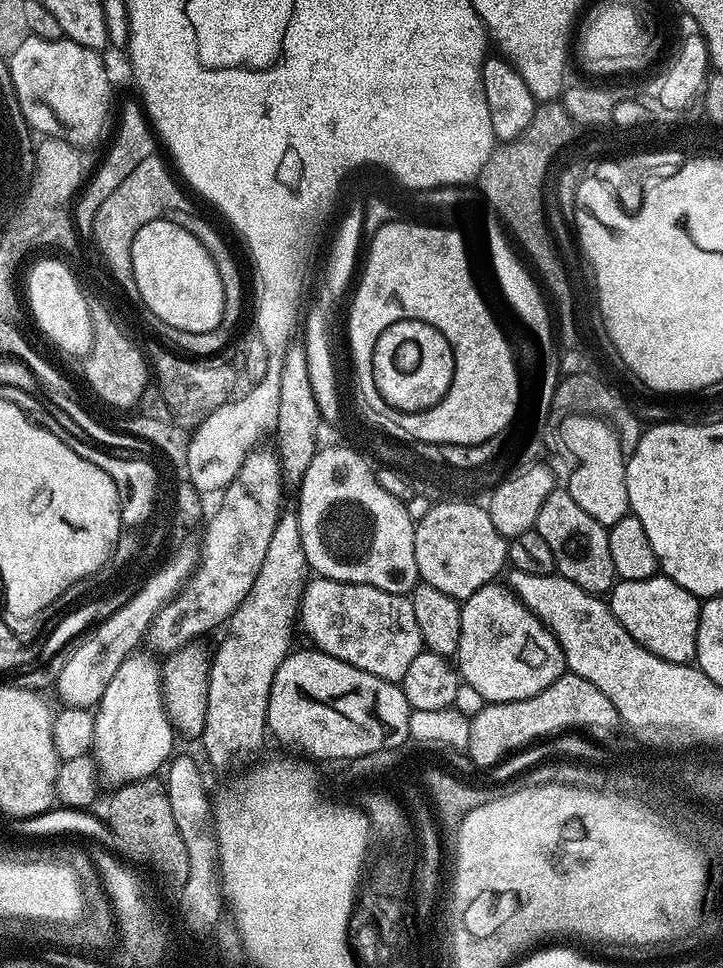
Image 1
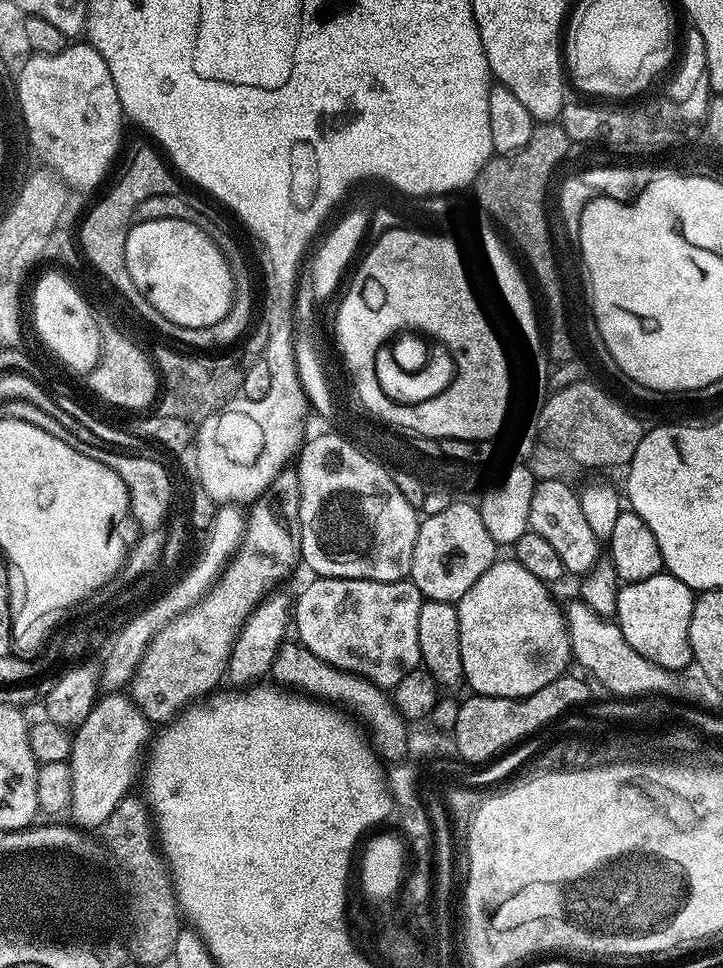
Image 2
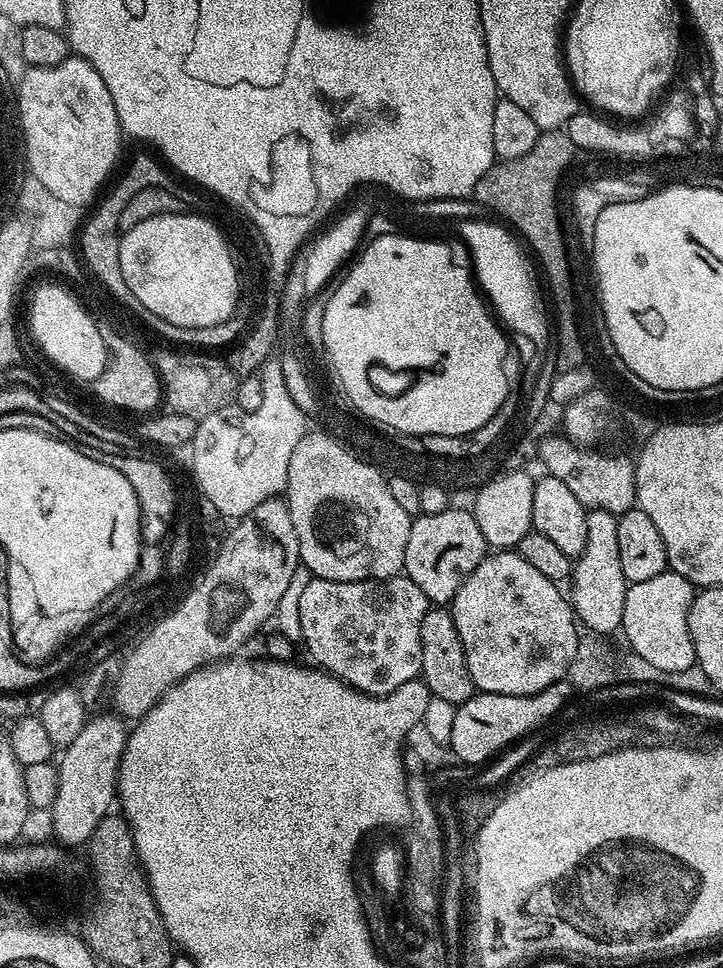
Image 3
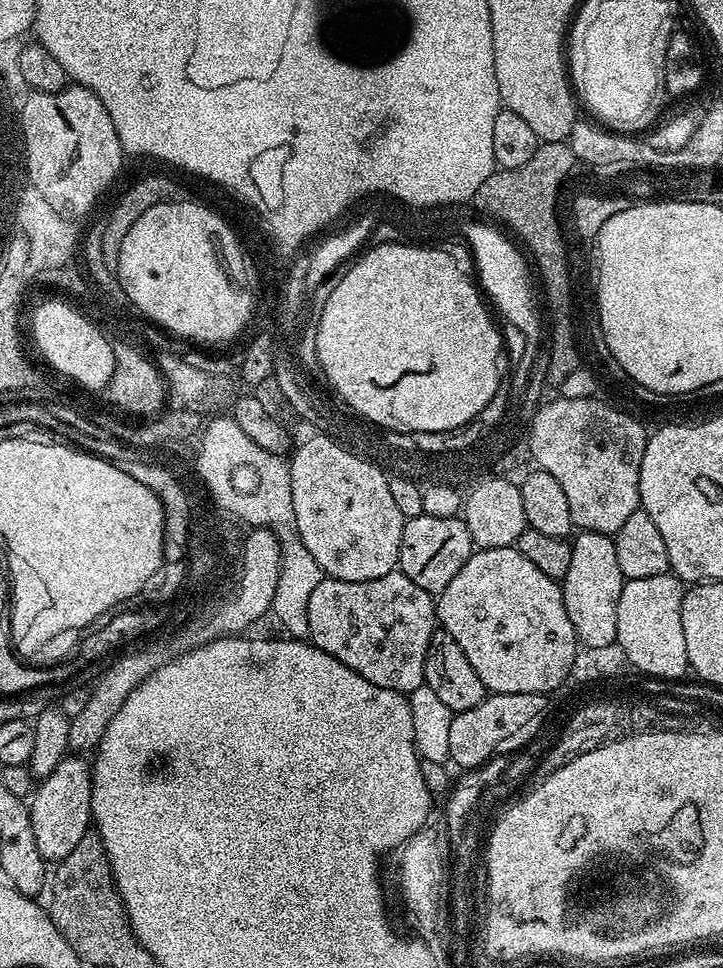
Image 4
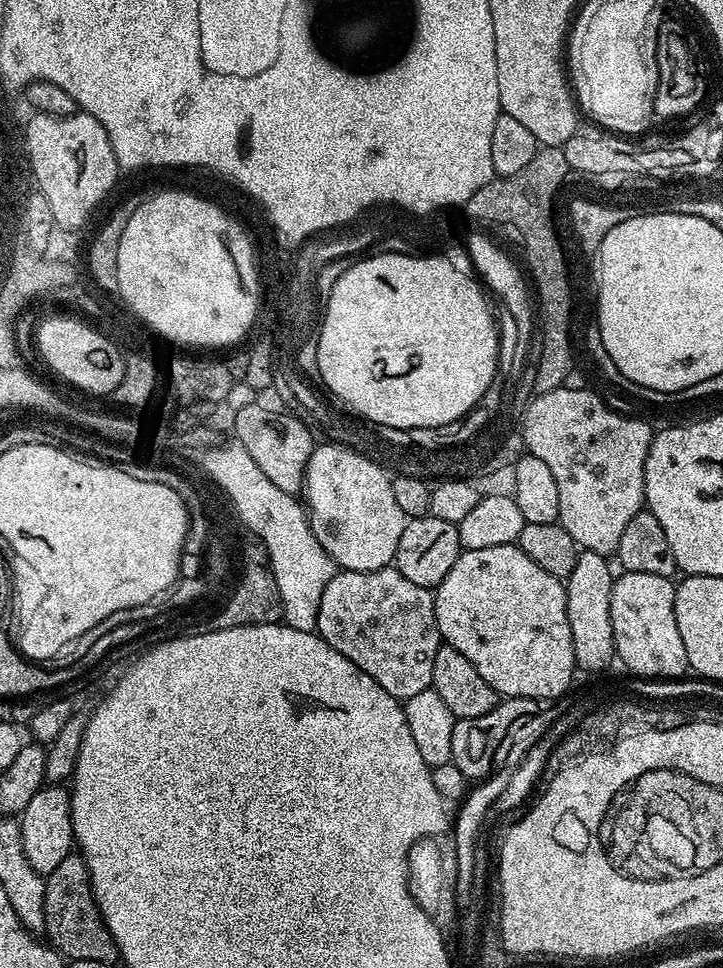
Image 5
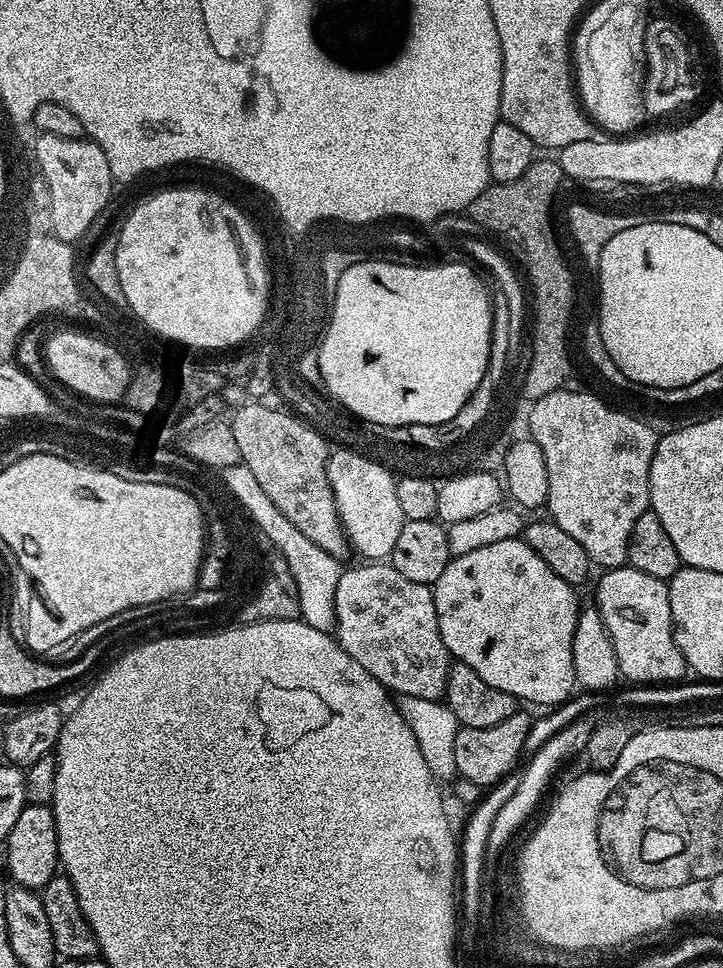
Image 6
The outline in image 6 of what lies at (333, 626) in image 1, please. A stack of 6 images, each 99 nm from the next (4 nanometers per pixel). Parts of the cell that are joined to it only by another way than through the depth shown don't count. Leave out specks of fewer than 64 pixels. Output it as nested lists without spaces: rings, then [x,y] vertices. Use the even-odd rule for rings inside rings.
[[[360,562],[357,568],[345,567],[338,578],[338,590],[334,596],[336,626],[334,639],[358,666],[362,666],[382,687],[397,697],[413,696],[438,700],[446,690],[446,678],[450,657],[438,630],[438,614],[434,610],[434,598],[429,585],[410,582],[398,574],[391,562]]]

